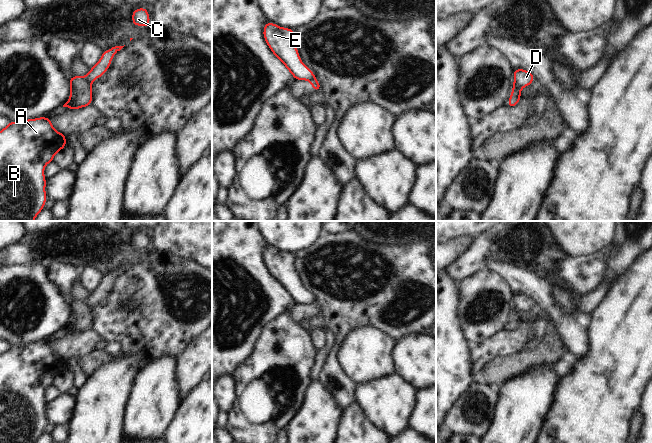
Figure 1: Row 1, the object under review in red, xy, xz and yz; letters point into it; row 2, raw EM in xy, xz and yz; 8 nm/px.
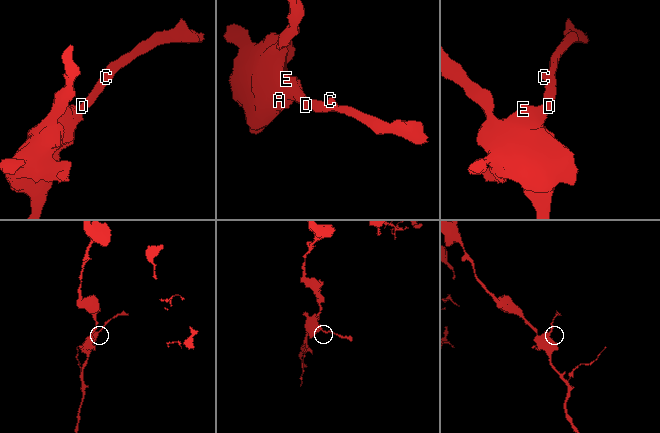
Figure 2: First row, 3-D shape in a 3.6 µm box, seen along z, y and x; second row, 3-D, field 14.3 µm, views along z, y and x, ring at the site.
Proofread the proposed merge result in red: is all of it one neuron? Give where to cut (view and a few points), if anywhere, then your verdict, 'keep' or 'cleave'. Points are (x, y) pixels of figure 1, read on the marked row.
cut in xy along (84, 77), (90, 85); cleave

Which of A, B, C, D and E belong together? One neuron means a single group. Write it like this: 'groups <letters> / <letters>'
groups A B E / C D

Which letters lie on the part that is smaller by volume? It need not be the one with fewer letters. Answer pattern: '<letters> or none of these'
C, D

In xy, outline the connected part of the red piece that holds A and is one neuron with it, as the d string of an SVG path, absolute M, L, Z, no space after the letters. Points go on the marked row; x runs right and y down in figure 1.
M49 117L10 121L0 130L0 221L35 220L48 200L44 168L66 146L66 135L54 129Z

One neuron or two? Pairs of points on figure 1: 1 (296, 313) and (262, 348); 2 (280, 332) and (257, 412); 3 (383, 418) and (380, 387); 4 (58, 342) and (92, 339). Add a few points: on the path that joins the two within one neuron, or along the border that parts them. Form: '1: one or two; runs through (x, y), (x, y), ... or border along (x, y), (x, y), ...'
1: two; border along (290, 308), (290, 317), (298, 324)
2: one; runs through (280, 352), (280, 364), (273, 375), (267, 392)
3: one; runs through (383, 410), (383, 401), (380, 395)
4: one; runs through (66, 342), (84, 342)

